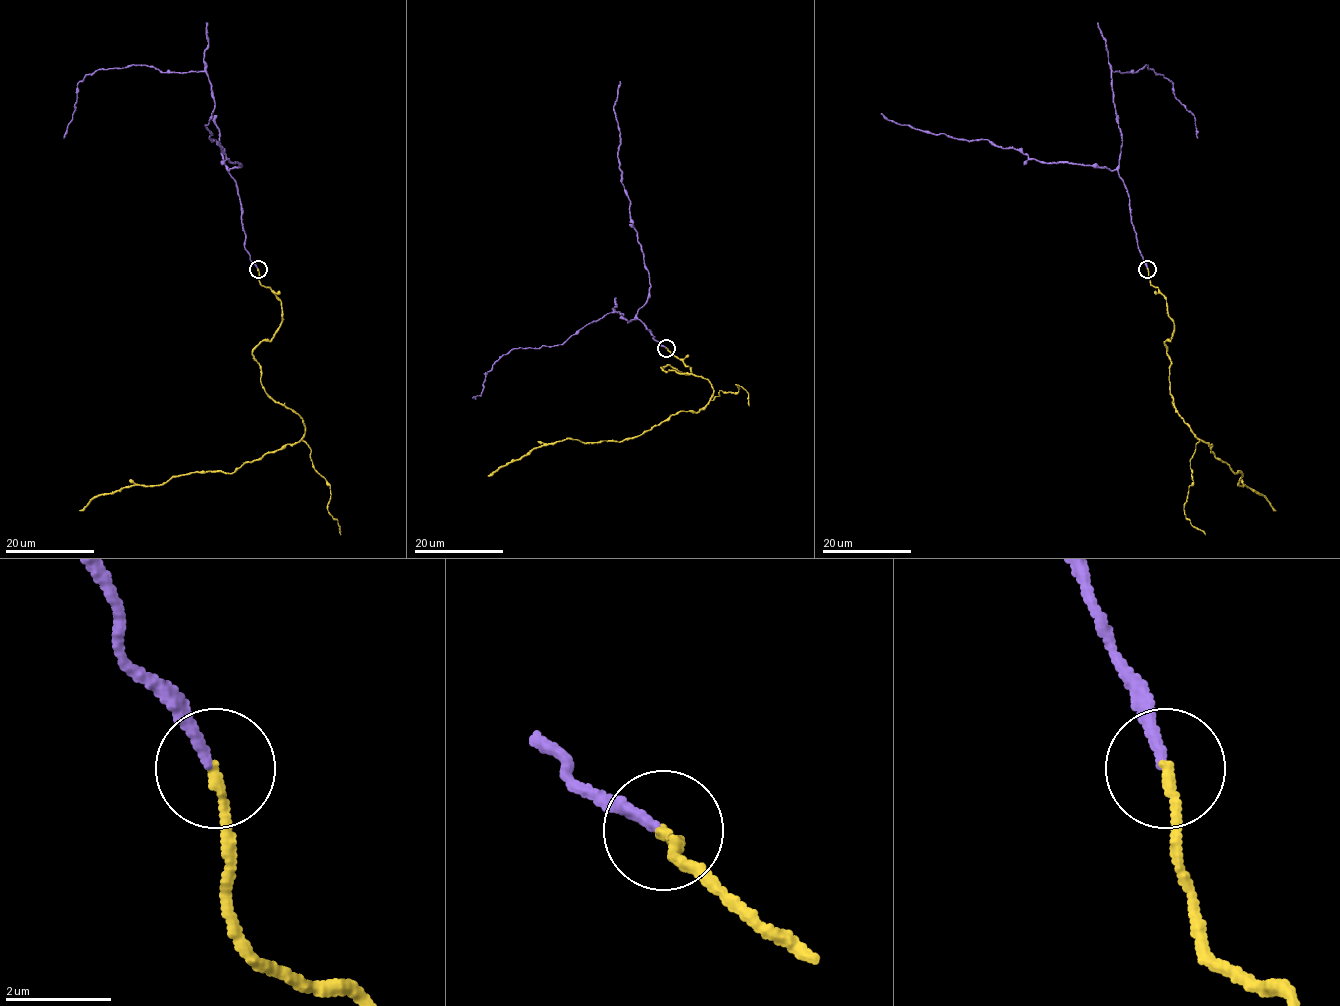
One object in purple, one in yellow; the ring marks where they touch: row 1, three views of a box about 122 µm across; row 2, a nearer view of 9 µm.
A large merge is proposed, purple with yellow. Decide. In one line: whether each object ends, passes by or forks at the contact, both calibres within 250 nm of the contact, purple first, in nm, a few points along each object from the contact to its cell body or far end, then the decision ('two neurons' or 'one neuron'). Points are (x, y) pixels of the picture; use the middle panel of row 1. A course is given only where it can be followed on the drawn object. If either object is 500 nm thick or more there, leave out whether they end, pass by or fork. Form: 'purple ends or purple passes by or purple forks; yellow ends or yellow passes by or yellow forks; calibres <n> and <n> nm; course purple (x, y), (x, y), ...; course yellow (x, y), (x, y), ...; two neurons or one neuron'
purple ends; yellow ends; calibres 200 and 190 nm; course purple (665, 348), (638, 319), (628, 322), (612, 312), (561, 344), (503, 354), (472, 397); course yellow (667, 348), (690, 373), (662, 369), (711, 384), (700, 411), (677, 412), (619, 442), (544, 443), (488, 476); one neuron

